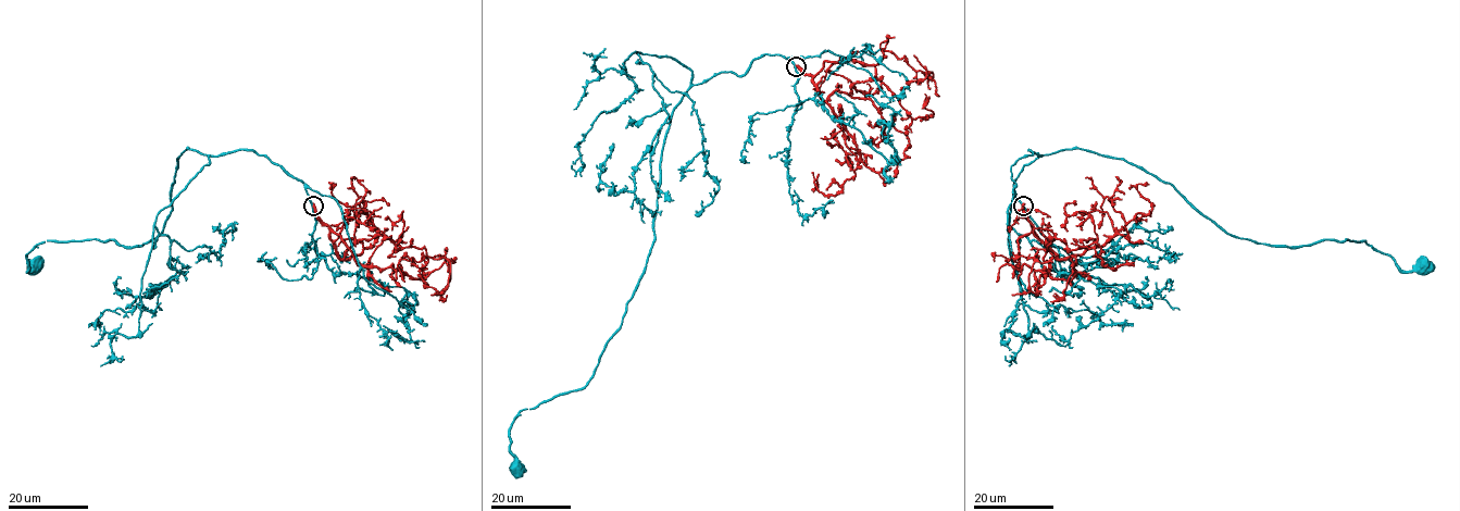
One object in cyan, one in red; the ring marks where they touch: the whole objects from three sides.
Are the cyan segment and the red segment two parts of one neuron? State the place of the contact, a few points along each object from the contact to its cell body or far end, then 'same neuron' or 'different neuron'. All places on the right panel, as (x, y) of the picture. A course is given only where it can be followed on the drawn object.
place (1023, 206); course cyan (1023, 206), (1011, 178), (1019, 159), (1084, 149), (1142, 166), (1242, 238), (1363, 240), (1401, 271), (1423, 268); course red (1023, 206), (1032, 231), (1018, 239), (1021, 270), (1007, 261), (1033, 258), (1028, 286), (1034, 293), (1046, 274); different neuron

